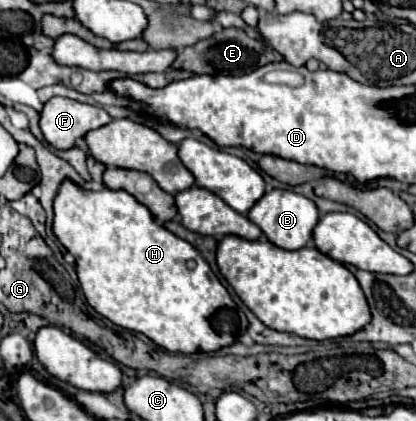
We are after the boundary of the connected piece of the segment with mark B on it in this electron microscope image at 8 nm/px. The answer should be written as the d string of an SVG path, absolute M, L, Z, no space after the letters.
M272 190L266 192L256 204L254 208L248 212L248 218L260 226L260 230L268 236L268 240L272 244L276 244L278 248L284 250L300 250L304 246L310 244L312 240L312 230L320 220L320 210L316 208L316 204L292 190Z

